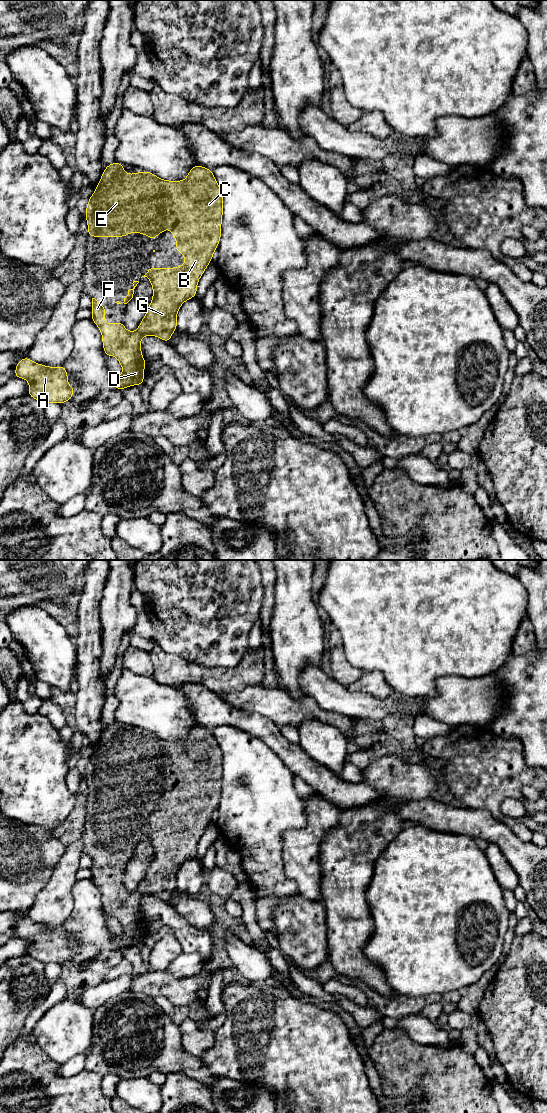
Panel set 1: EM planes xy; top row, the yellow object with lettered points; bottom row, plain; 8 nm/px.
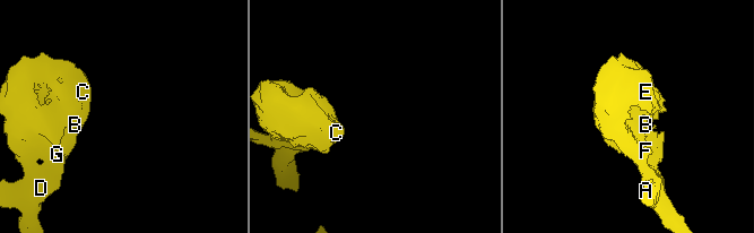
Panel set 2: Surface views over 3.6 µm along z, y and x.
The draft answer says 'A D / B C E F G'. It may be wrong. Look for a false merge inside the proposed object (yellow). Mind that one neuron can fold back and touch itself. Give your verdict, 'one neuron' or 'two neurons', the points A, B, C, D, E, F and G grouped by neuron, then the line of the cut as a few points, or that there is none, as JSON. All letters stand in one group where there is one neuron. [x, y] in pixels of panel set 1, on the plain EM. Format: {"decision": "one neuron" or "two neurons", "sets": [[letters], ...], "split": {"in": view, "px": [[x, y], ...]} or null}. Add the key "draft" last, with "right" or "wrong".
{"decision": "one neuron", "sets": [["A", "B", "C", "D", "E", "F", "G"]], "split": null, "draft": "wrong"}

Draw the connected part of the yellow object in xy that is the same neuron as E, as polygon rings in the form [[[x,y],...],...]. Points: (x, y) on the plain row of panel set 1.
[[[114,722],[107,725],[103,731],[96,751],[92,753],[86,766],[85,777],[88,785],[88,797],[125,797],[129,793],[143,793],[146,797],[151,797],[153,801],[156,801],[158,794],[163,793],[165,789],[171,789],[172,796],[176,798],[176,812],[184,814],[185,824],[182,827],[158,829],[148,826],[147,833],[142,837],[147,837],[150,840],[153,847],[153,857],[145,877],[134,892],[129,892],[122,881],[115,884],[106,883],[104,881],[105,866],[92,858],[91,880],[98,886],[102,894],[105,918],[113,915],[120,922],[123,930],[121,937],[112,934],[112,946],[114,949],[122,951],[132,945],[141,946],[144,944],[144,928],[147,921],[142,918],[141,899],[147,895],[153,895],[169,903],[173,892],[177,890],[178,870],[186,860],[195,858],[198,841],[212,821],[214,811],[218,808],[223,776],[221,749],[212,730],[206,727],[196,724],[189,730],[188,736],[183,741],[162,740],[154,733],[147,731],[127,734],[123,728],[124,724]]]

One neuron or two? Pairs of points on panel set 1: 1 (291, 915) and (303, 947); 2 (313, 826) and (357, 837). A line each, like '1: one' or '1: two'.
1: one
2: two

